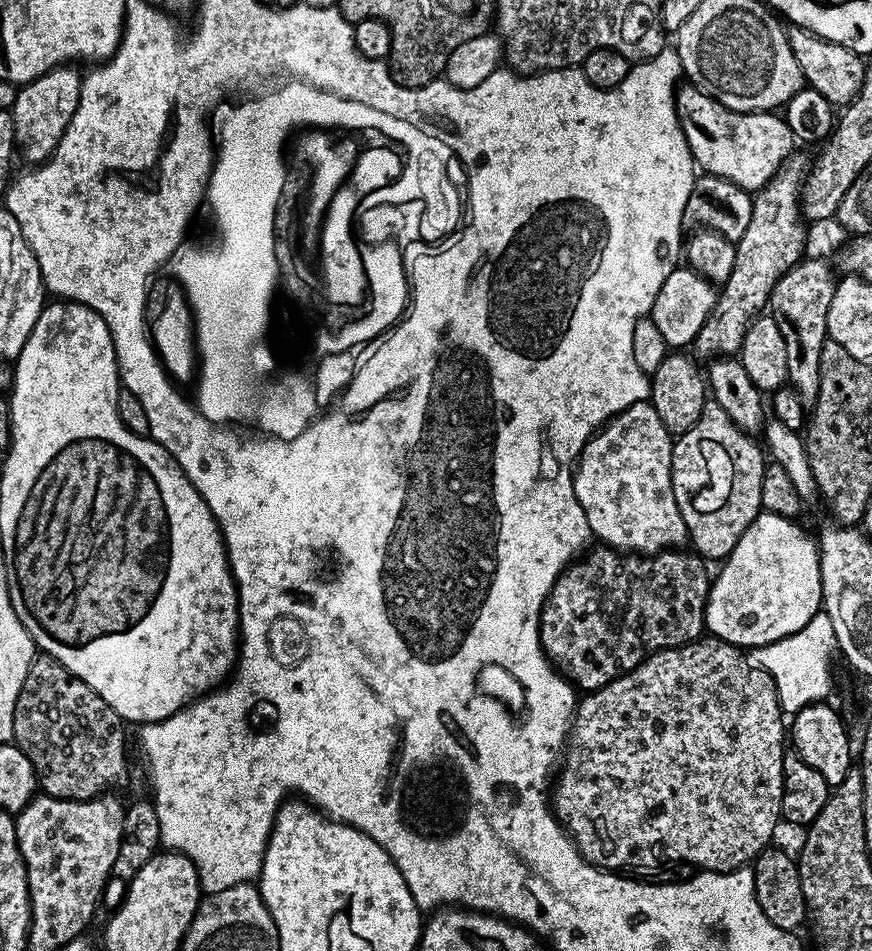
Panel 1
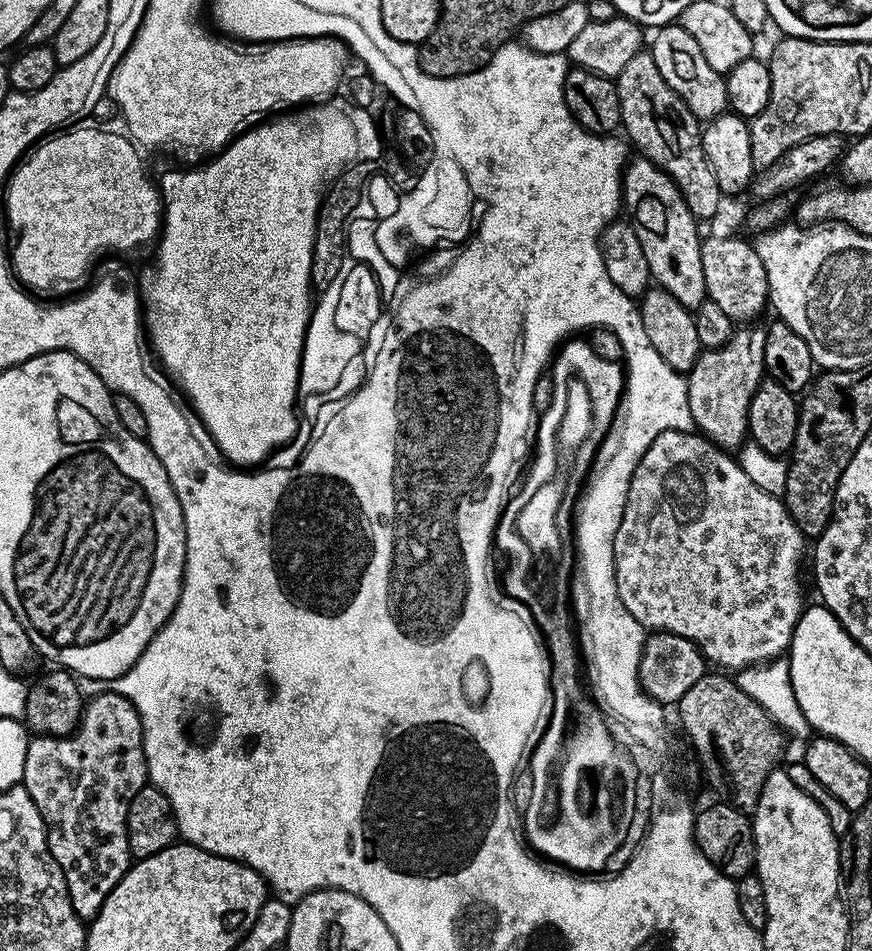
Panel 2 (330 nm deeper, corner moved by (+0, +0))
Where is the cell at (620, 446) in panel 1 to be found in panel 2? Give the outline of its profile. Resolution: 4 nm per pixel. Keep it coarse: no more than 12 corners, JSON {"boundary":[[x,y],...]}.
{"boundary":[[695,431],[642,454],[622,606],[724,670],[783,657],[806,537]]}

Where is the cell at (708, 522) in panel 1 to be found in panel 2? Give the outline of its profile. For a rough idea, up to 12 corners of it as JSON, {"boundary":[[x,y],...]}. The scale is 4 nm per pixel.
{"boundary":[[740,326],[687,373],[699,435],[736,450],[765,379],[766,331]]}

